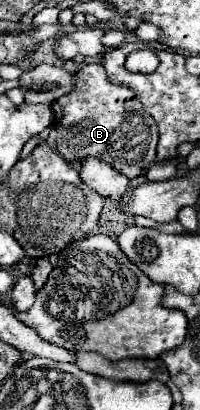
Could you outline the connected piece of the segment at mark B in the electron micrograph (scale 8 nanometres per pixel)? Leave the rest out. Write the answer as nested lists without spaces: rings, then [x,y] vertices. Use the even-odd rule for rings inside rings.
[[[89,63],[75,71],[75,87],[51,105],[55,113],[55,149],[65,161],[79,163],[85,157],[97,157],[129,179],[141,177],[155,165],[155,147],[159,141],[157,123],[145,113],[133,89],[109,81],[101,63]]]

